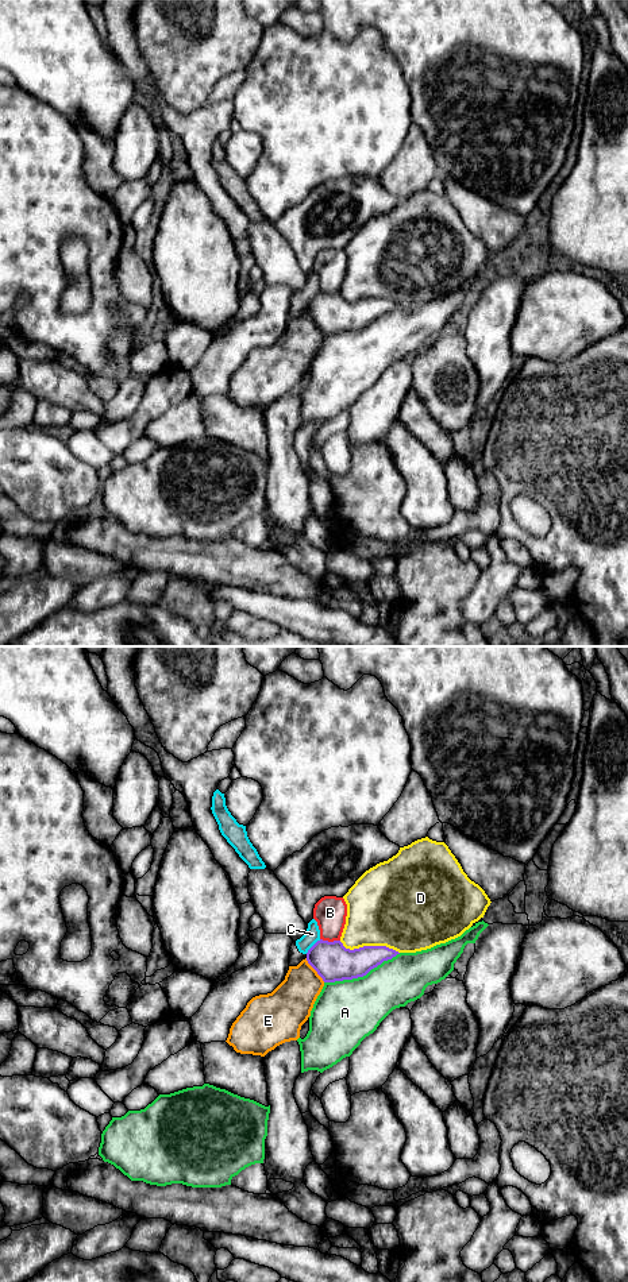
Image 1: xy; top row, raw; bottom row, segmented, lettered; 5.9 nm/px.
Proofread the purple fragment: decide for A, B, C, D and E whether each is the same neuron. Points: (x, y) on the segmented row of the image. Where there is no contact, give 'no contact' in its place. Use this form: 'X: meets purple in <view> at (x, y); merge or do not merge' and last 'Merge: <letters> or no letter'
A: meets purple in xy at (362, 976); do not merge
B: meets purple in xy at (330, 942); do not merge
C: meets purple in xy at (312, 946); do not merge
D: meets purple in xy at (369, 946); do not merge
E: meets purple in xy at (315, 969); do not merge
Merge: no letter

